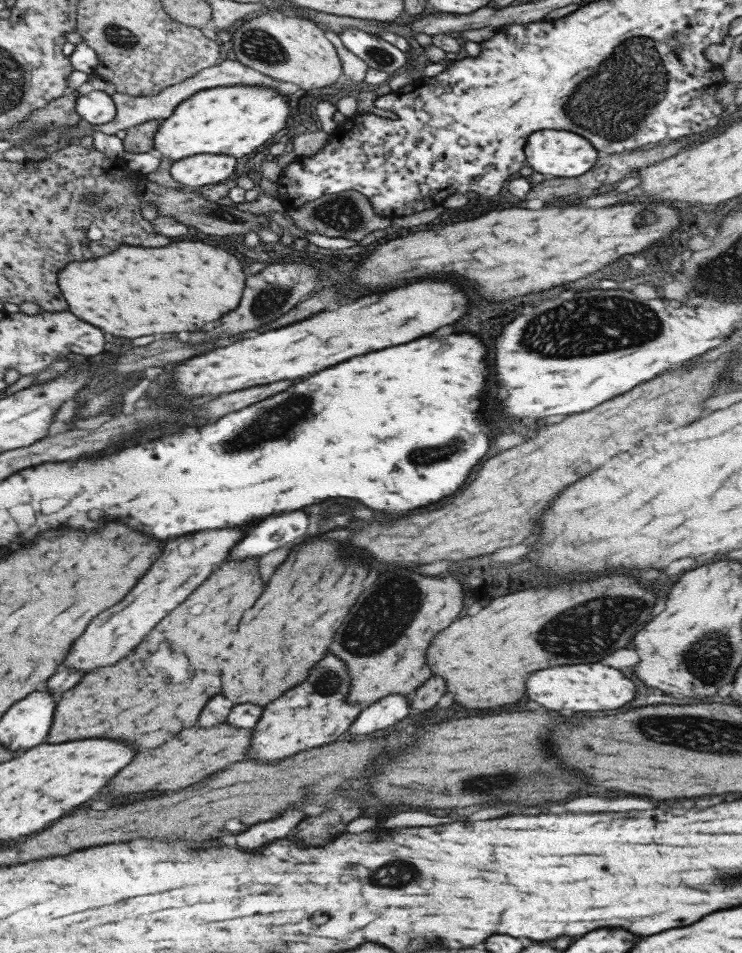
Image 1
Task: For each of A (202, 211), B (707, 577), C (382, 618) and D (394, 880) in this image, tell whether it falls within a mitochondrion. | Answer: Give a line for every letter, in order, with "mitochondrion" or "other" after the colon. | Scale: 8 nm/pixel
A: mitochondrion
B: other
C: mitochondrion
D: mitochondrion

